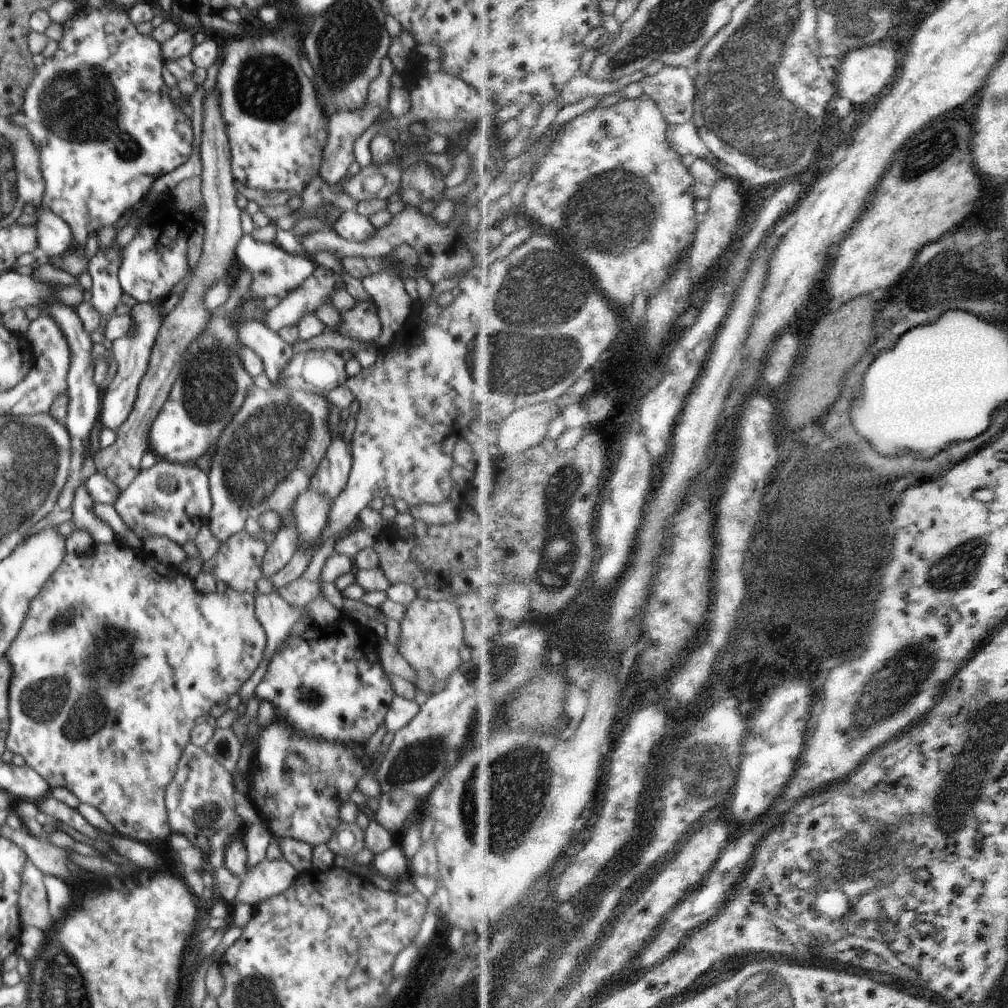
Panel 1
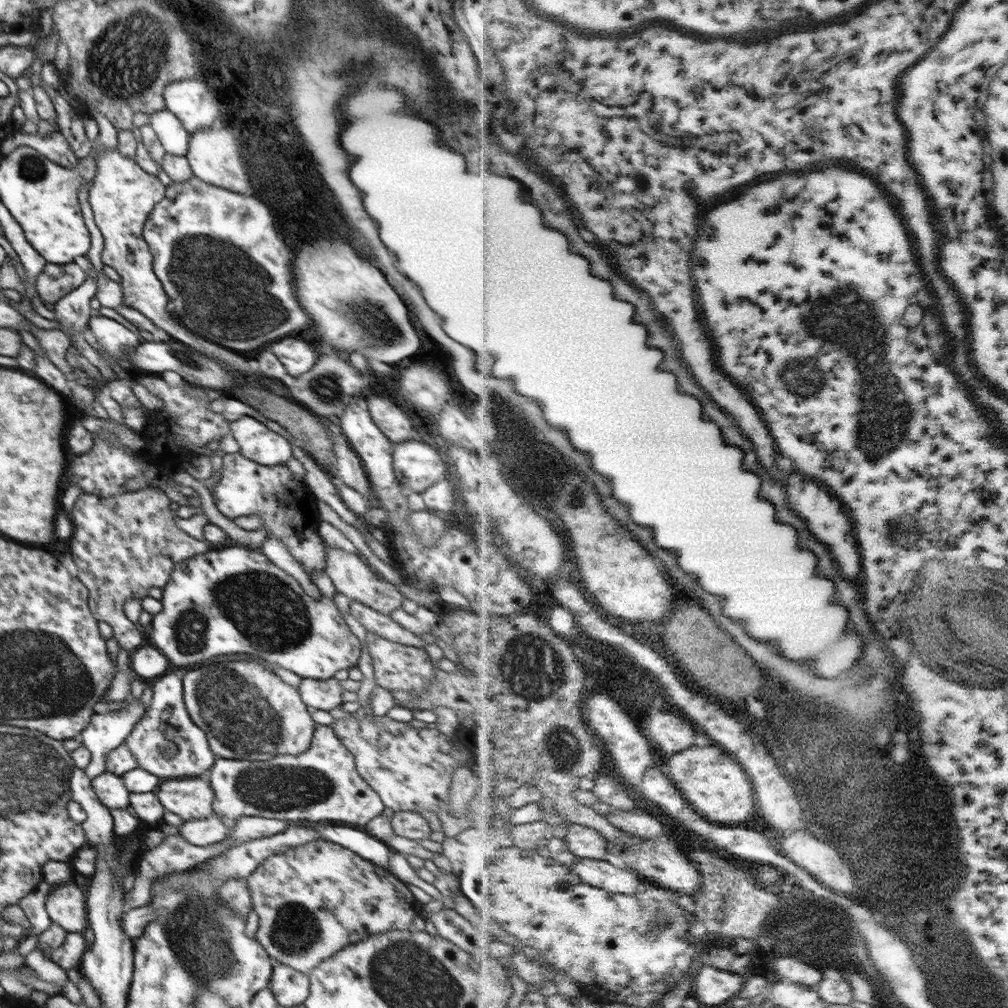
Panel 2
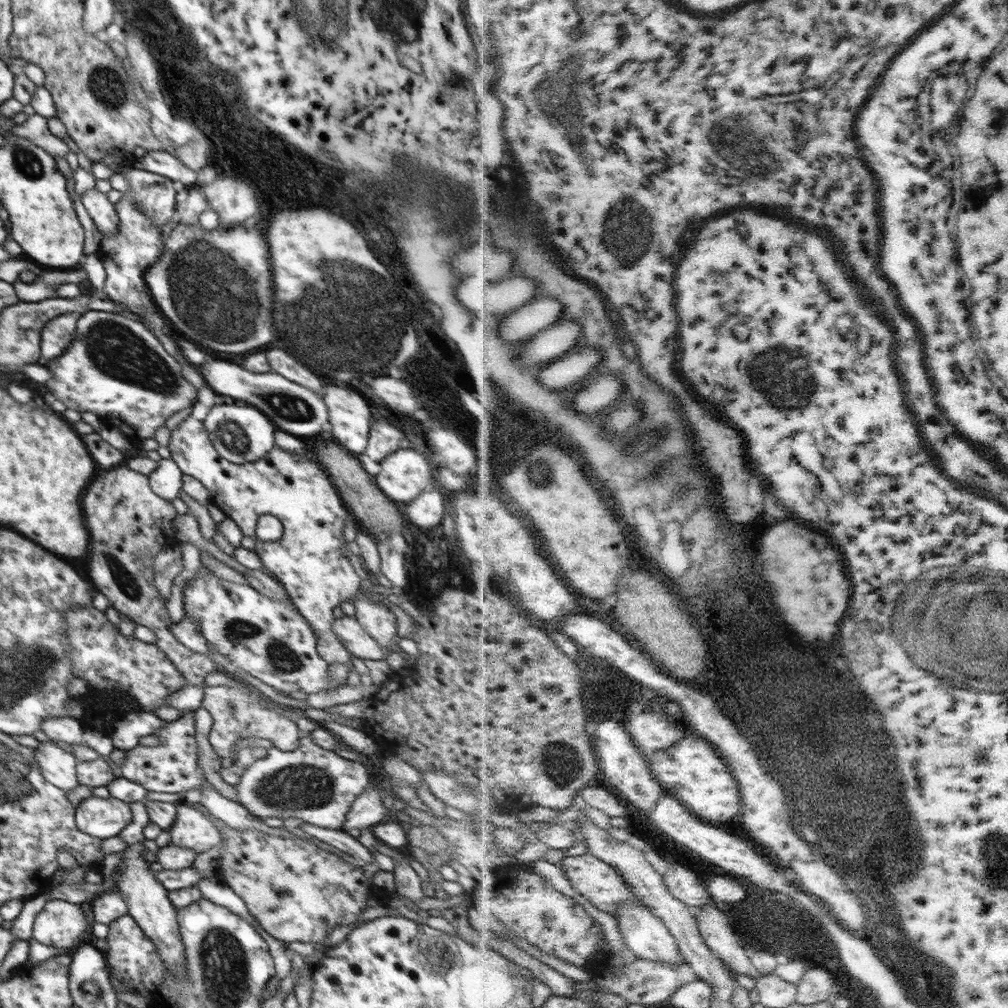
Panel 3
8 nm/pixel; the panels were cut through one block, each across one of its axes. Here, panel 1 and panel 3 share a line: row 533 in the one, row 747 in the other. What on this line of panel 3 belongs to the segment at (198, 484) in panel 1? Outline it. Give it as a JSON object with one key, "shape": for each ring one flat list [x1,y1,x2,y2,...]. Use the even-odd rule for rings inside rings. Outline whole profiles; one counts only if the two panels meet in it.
{"shape":[[186,712,178,720,165,722,155,731,158,736,157,746,138,745,126,751,126,760,120,769,122,777,142,785,147,791,152,792,188,792,200,788,206,782,204,772,198,765,198,746,195,737,195,723,193,712]]}

